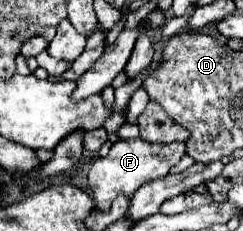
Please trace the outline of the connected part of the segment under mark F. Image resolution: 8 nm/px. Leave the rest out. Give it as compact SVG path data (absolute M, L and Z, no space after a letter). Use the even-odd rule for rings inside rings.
M143 138L133 140L117 140L109 154L103 158L97 158L89 170L89 188L93 192L95 206L99 210L107 210L111 202L119 196L133 196L139 186L143 186L149 180L163 178L169 174L169 170L181 160L185 154L183 142L171 142L171 144L149 144Z

